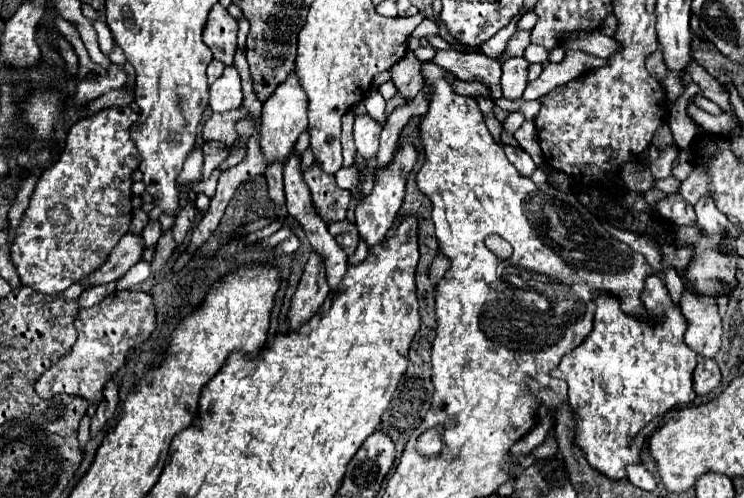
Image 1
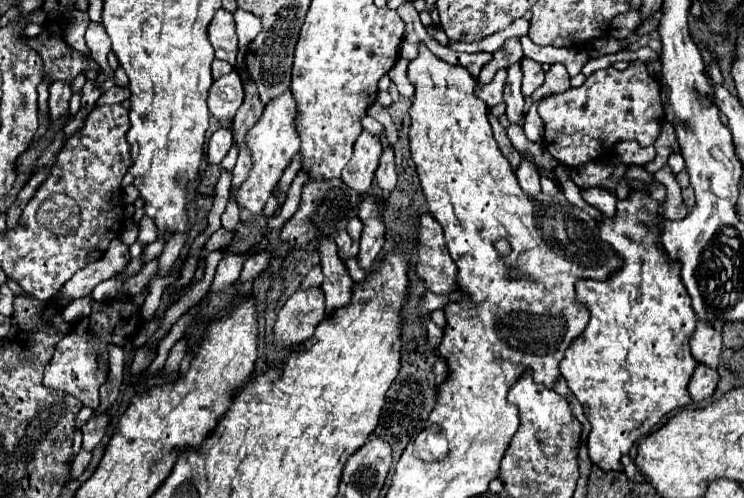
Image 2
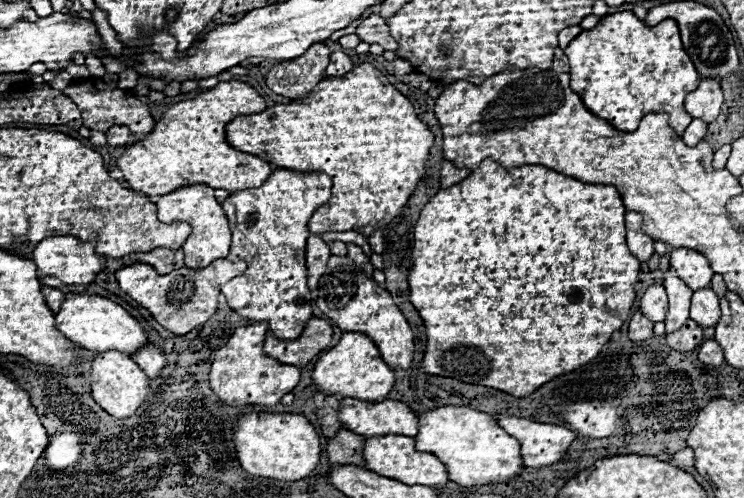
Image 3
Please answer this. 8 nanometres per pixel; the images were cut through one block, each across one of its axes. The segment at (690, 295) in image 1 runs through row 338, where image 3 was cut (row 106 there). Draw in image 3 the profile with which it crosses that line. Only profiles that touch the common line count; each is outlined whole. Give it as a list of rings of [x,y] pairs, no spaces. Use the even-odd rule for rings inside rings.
[[[702,78],[698,88],[686,96],[686,112],[692,118],[700,118],[706,124],[714,122],[722,108],[722,90],[718,80]]]

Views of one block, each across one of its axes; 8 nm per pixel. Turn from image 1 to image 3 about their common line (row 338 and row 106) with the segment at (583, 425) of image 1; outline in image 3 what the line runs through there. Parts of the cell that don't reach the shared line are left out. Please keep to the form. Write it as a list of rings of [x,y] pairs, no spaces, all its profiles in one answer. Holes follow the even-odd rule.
[[[616,12],[602,20],[594,30],[584,30],[582,36],[576,36],[570,46],[564,50],[570,58],[570,86],[582,98],[584,106],[596,116],[606,120],[612,128],[618,130],[636,130],[642,116],[650,112],[668,114],[670,126],[682,136],[686,126],[692,122],[684,110],[684,98],[688,92],[698,88],[700,76],[694,68],[694,62],[682,48],[678,26],[674,20],[662,20],[658,26],[646,26],[632,12]]]

